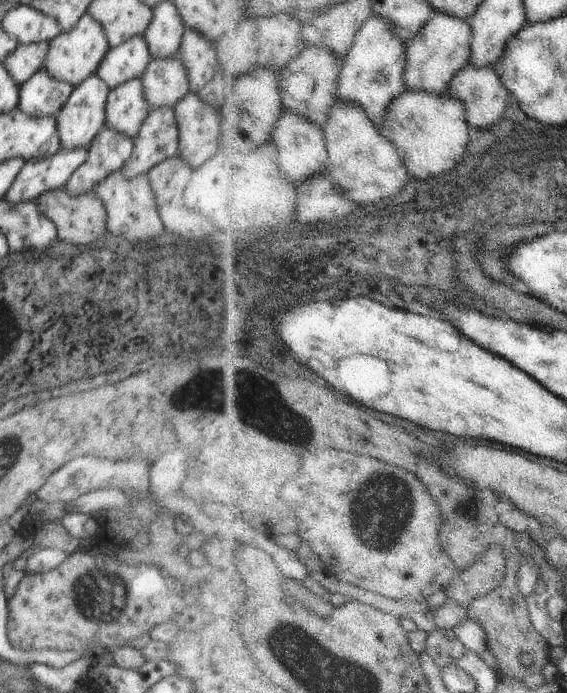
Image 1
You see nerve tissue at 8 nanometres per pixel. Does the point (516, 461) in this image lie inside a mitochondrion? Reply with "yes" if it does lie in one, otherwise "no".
no

